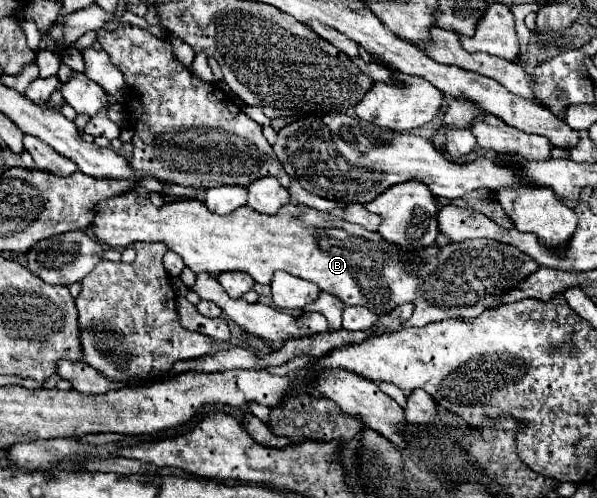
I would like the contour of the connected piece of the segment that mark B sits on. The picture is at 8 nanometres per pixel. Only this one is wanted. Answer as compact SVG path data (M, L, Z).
M144 187L104 201L98 207L92 225L94 235L112 247L128 247L136 241L162 241L170 251L178 253L186 267L190 267L194 273L206 271L216 275L224 271L244 271L250 273L256 283L268 285L274 277L274 271L286 271L316 283L322 291L338 297L346 305L364 305L376 315L390 313L394 305L412 303L412 327L424 327L432 321L456 317L470 319L478 317L482 311L502 305L502 297L508 293L508 285L520 285L524 281L524 257L528 257L526 253L520 253L518 247L510 247L492 239L448 243L444 247L434 243L430 247L420 247L418 251L402 251L392 243L386 243L386 239L378 237L378 233L372 233L360 225L352 225L340 215L320 213L312 207L292 203L284 205L276 215L262 215L248 205L238 207L230 215L216 215L210 213L198 199L172 201L156 209Z

